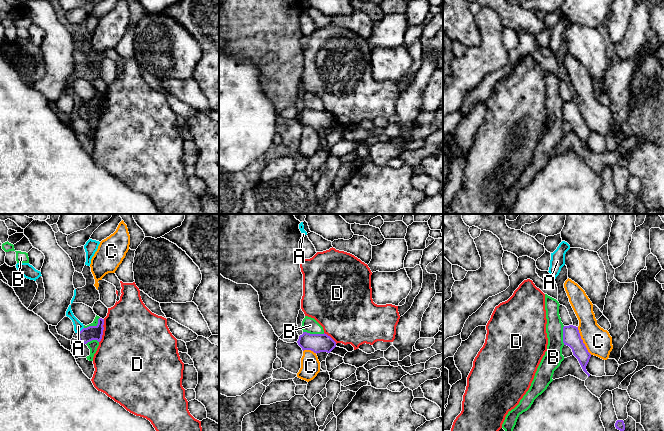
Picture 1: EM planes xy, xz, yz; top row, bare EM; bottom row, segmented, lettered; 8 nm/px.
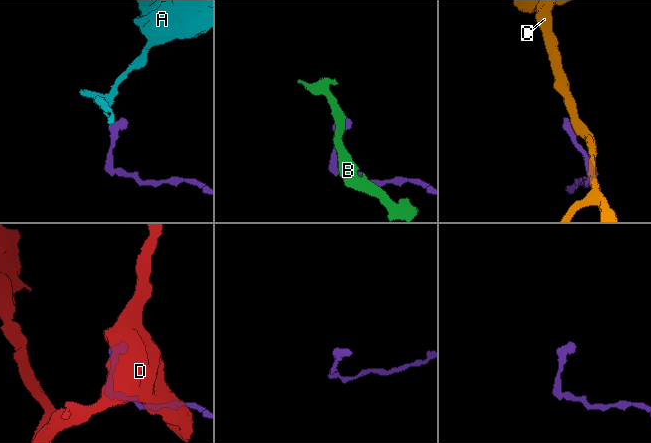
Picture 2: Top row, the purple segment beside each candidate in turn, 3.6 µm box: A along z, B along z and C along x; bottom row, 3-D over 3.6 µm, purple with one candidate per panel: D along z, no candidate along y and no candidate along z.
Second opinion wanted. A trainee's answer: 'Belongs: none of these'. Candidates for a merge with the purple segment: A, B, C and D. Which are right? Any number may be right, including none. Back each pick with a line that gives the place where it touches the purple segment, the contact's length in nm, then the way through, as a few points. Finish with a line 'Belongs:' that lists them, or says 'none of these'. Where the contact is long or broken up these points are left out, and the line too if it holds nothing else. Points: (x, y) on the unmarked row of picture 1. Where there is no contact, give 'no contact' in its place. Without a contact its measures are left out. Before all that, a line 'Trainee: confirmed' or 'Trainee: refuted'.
Trainee: confirmed
Belongs: none of these

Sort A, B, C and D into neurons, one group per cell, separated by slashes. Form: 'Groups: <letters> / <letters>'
Groups: A / B / C / D

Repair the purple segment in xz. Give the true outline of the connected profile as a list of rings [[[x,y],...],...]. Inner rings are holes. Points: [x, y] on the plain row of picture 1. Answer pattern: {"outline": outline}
{"outline": [[[303,108],[297,117],[302,126],[311,126],[314,129],[330,129],[335,123],[336,118],[327,110],[310,110]]]}

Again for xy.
{"outline": [[[99,94],[98,100],[96,102],[89,102],[87,104],[83,104],[80,108],[78,108],[77,112],[80,118],[87,120],[92,116],[101,117],[103,106],[104,106],[104,95]]]}

